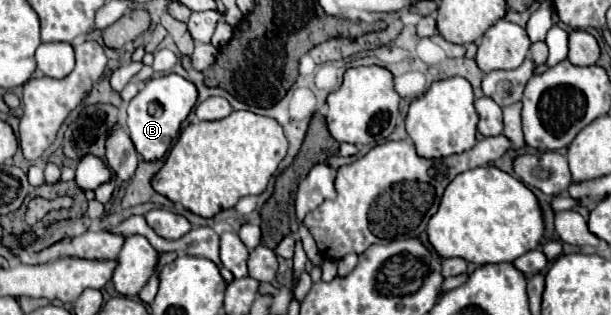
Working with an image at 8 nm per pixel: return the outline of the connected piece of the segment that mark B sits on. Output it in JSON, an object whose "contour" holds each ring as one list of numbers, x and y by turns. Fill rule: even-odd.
{"contour":[[175,73,149,79,145,83,145,87,129,101,129,105,127,105,127,129,129,129,129,135,131,135,135,149,139,151,139,155,145,161,157,161,169,151,173,139,179,137,181,123,191,113,195,101,197,101,195,85,187,79,183,79,181,75,175,75]]}

